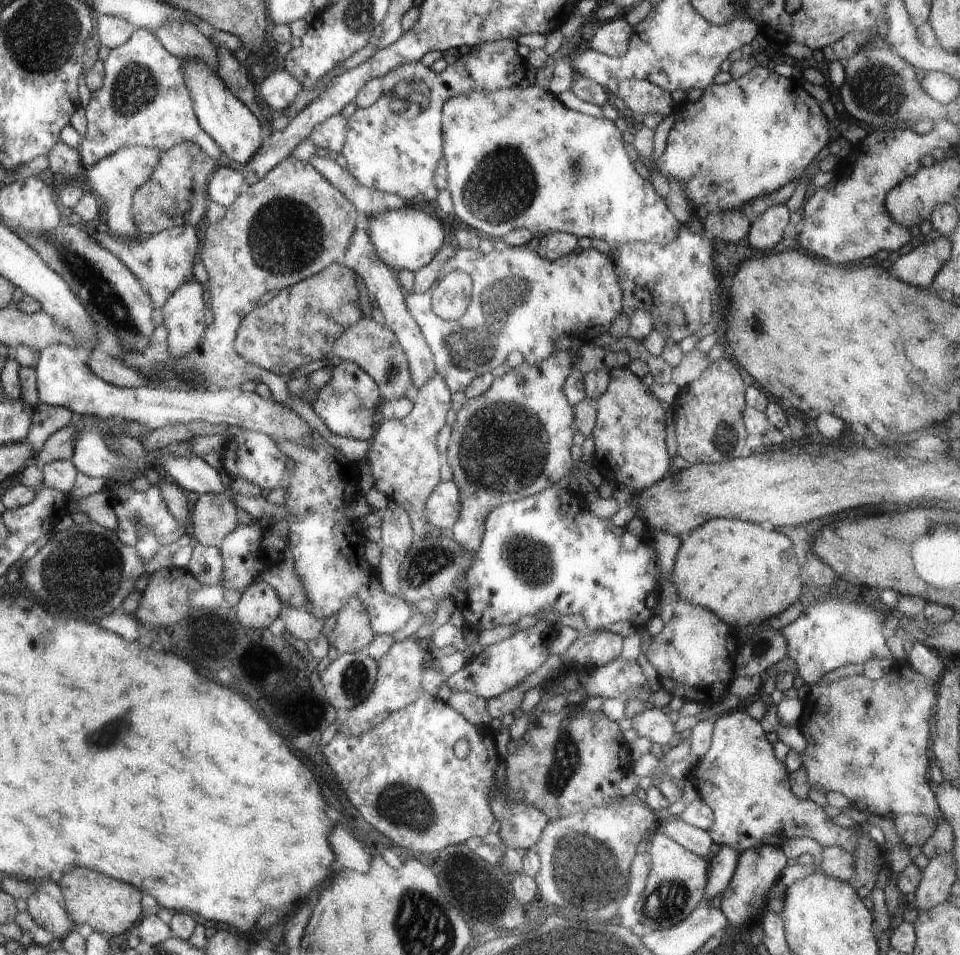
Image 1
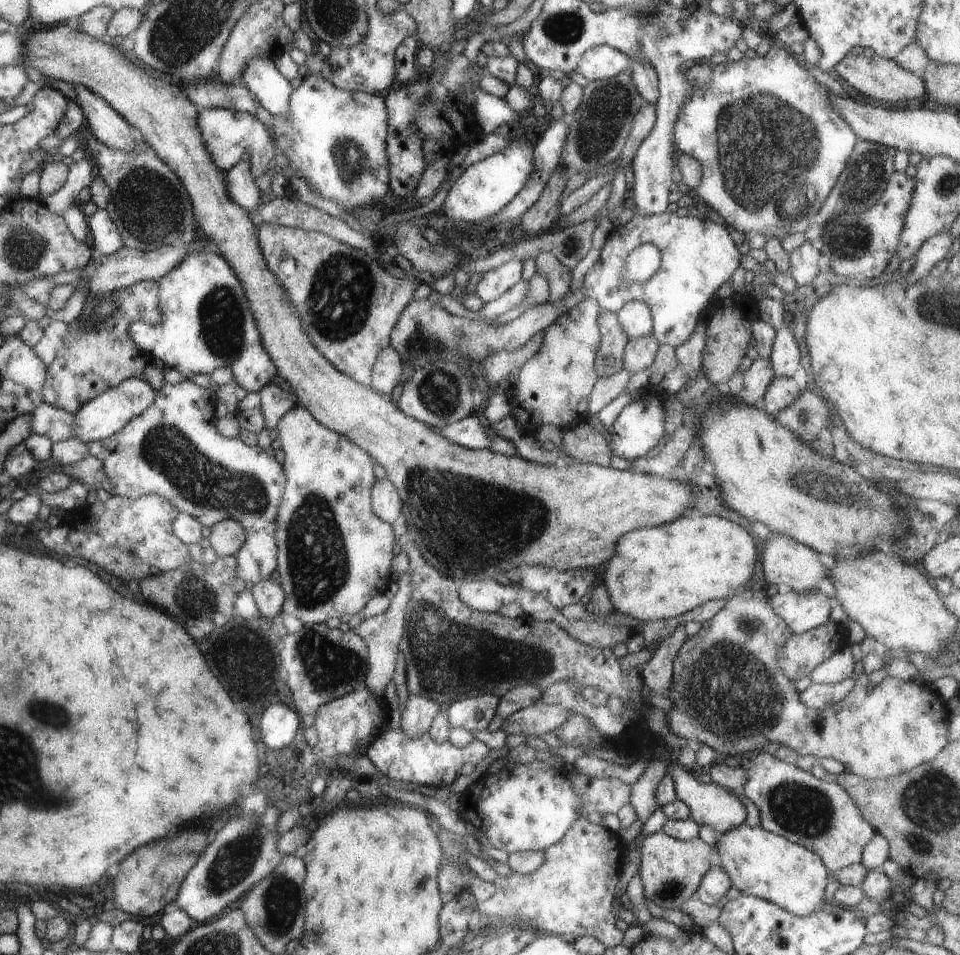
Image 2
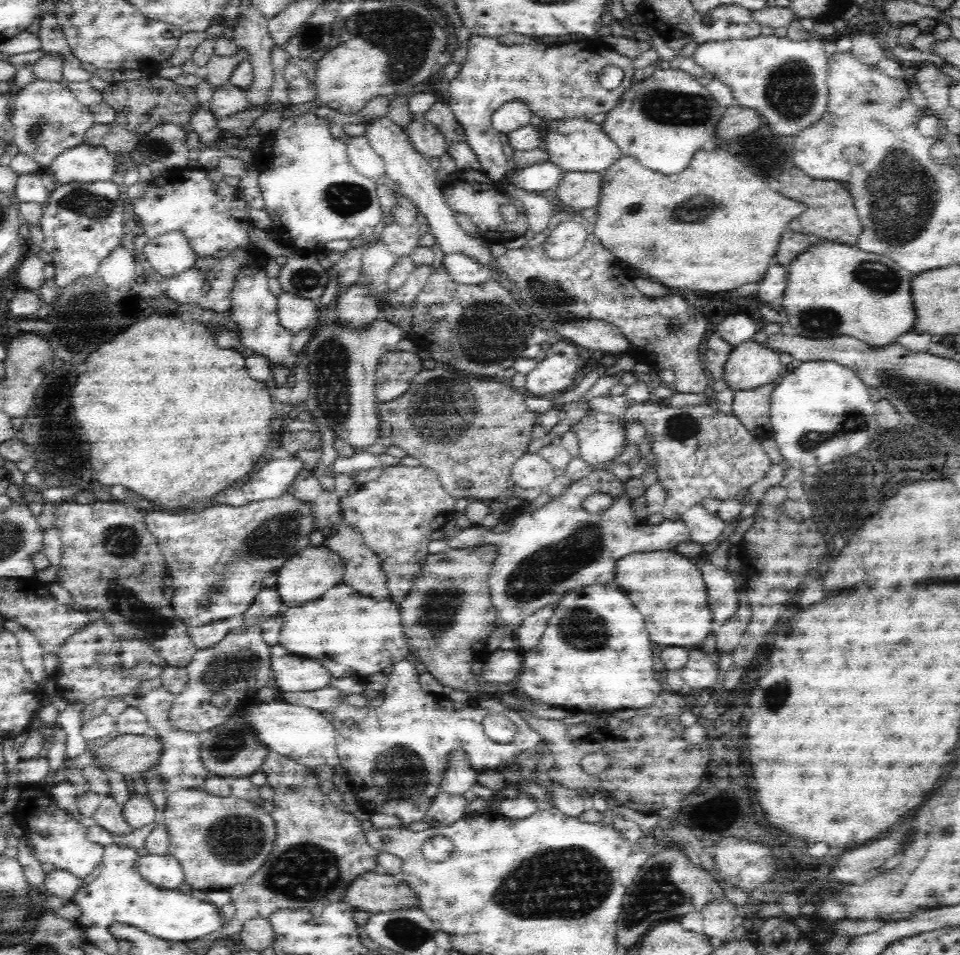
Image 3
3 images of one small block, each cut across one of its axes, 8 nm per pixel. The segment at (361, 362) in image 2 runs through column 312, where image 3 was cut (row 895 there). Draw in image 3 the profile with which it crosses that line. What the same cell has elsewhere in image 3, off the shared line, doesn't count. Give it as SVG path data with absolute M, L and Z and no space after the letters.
M269 752L261 766L261 772L268 776L267 782L274 788L273 810L271 817L275 823L275 842L265 864L254 872L248 880L229 890L231 903L238 908L234 918L225 920L220 934L224 938L238 937L243 924L251 918L269 918L274 912L281 910L298 910L298 908L314 908L318 904L345 903L344 892L350 888L354 880L360 876L378 870L378 852L372 849L362 831L362 815L347 814L340 811L330 802L326 794L320 792L314 769L297 765L292 759Z

